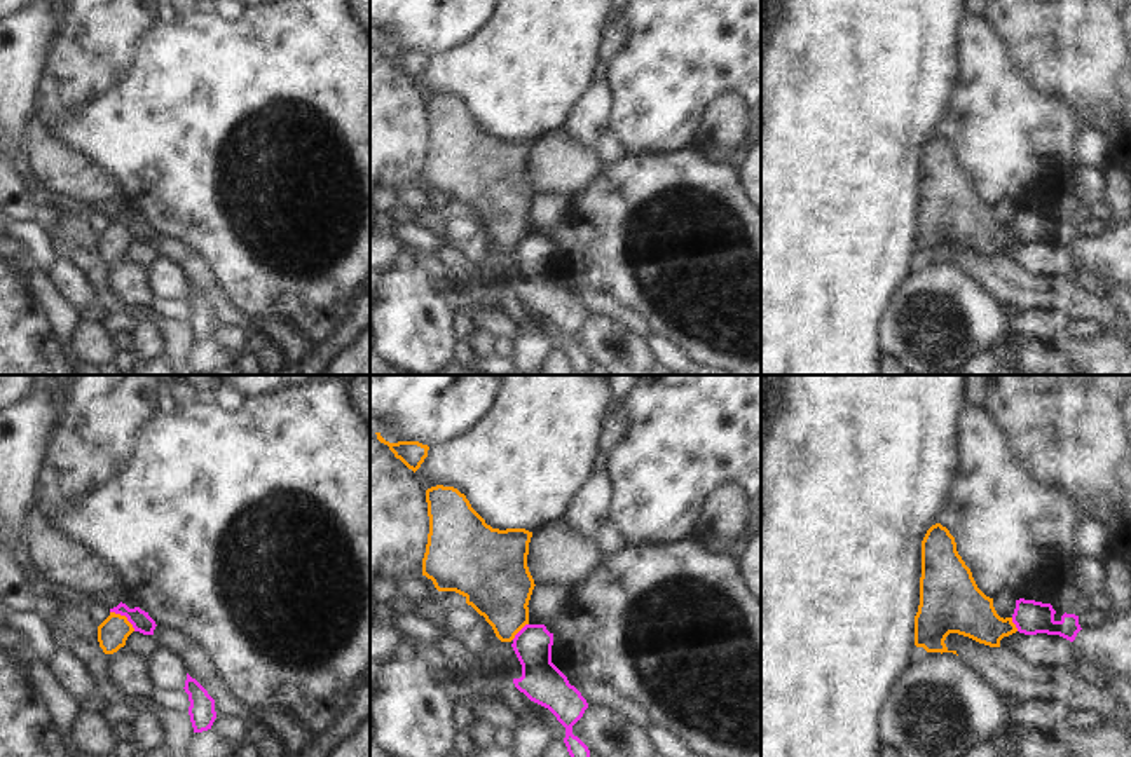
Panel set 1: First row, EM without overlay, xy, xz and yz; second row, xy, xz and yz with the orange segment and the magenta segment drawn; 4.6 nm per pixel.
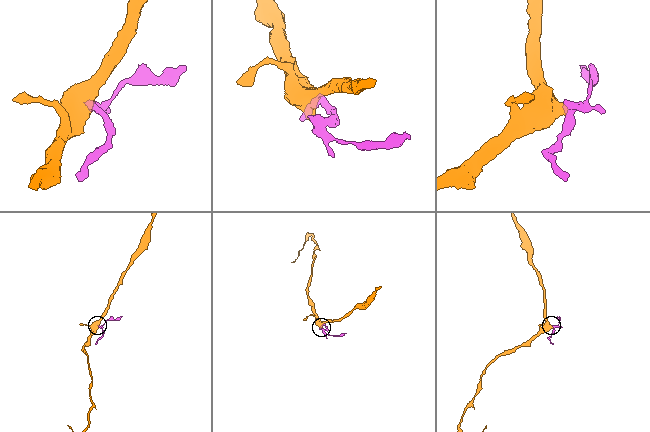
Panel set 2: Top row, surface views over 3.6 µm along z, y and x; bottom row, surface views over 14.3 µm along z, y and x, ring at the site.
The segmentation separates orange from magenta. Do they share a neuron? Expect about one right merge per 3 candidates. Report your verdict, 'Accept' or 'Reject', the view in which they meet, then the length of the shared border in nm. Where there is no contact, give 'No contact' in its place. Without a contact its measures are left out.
Reject. Touches orange in xy. Shared border 150 nm

